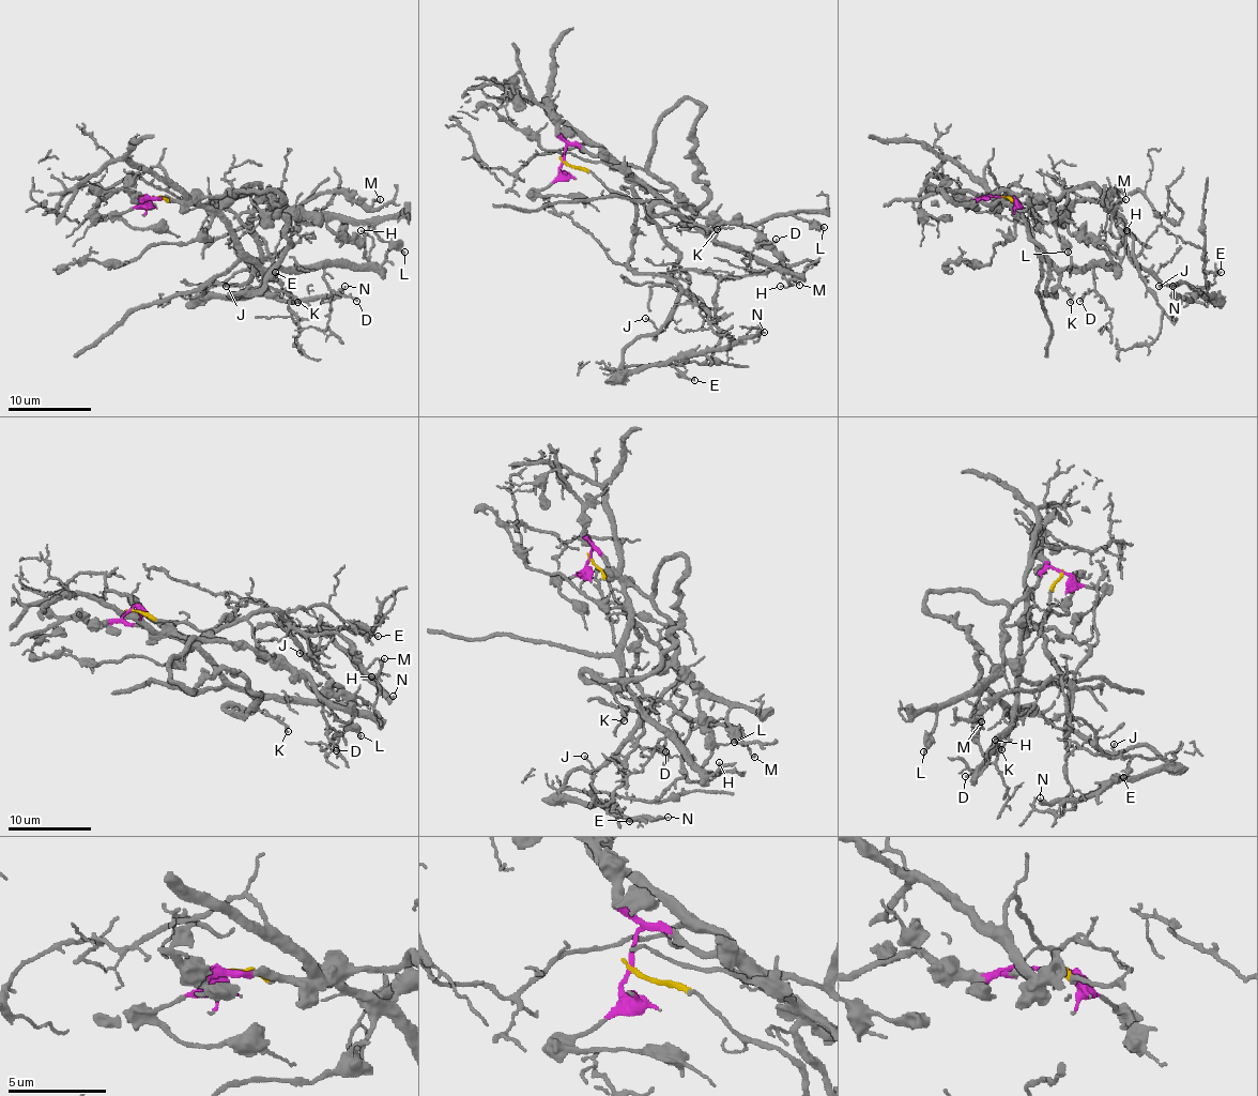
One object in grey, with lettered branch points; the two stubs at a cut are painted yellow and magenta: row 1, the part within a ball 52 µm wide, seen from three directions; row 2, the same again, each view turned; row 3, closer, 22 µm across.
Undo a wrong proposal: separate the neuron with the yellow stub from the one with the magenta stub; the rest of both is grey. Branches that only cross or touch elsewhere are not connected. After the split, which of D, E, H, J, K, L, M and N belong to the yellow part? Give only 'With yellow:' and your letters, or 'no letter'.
With yellow: E, J, M, N

